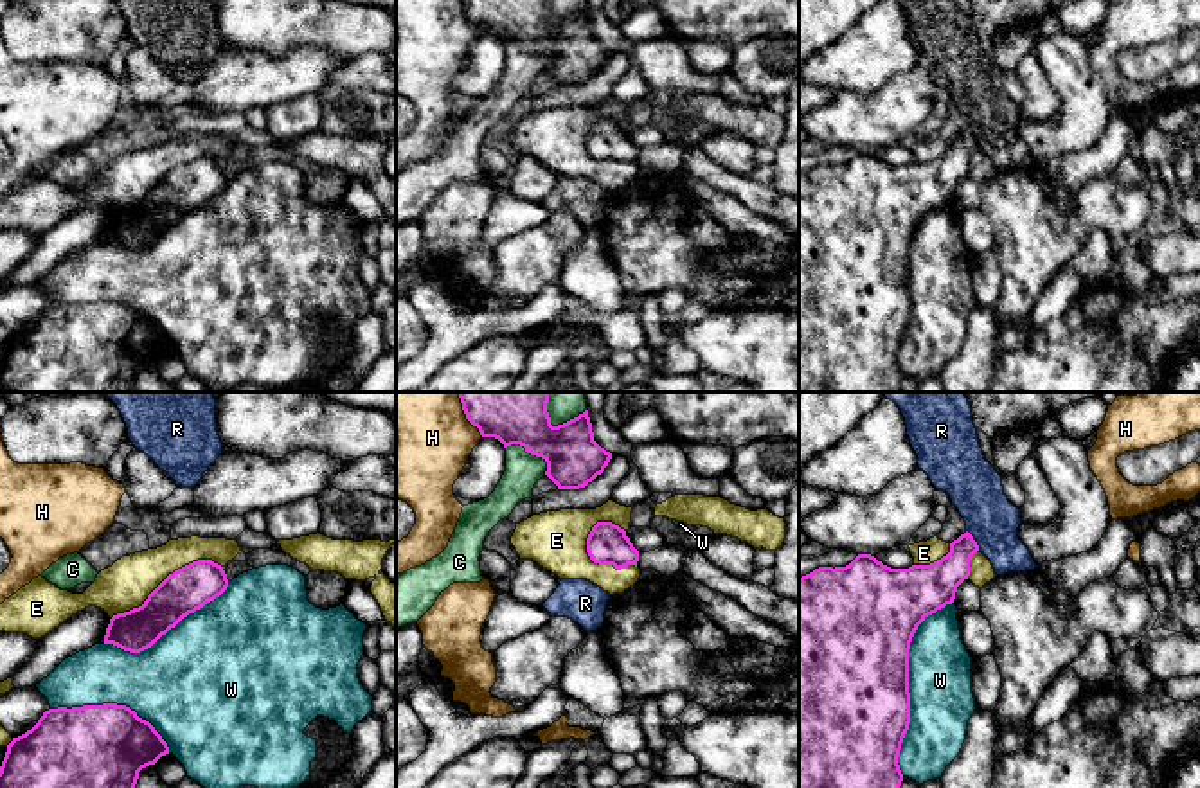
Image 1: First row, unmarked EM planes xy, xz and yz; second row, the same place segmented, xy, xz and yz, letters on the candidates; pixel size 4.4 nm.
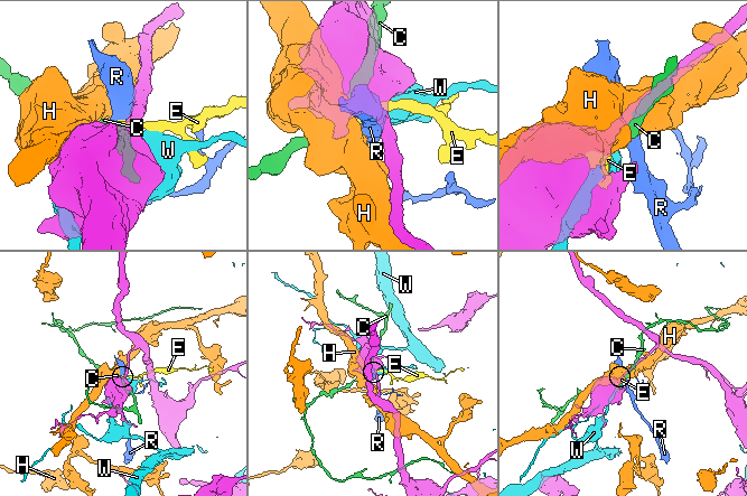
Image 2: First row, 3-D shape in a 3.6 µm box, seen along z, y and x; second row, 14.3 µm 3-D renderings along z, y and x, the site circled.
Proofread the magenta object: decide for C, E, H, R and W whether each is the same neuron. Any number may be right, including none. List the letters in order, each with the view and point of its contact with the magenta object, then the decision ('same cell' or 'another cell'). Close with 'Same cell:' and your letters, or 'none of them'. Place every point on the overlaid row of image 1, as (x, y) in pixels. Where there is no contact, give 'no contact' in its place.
C: xz (531, 454) | another cell
E: xy (164, 580) | another cell
H: xz (465, 412) | another cell
R: yz (974, 540) | another cell
W: yz (907, 684) | another cell
Same cell: none of them

